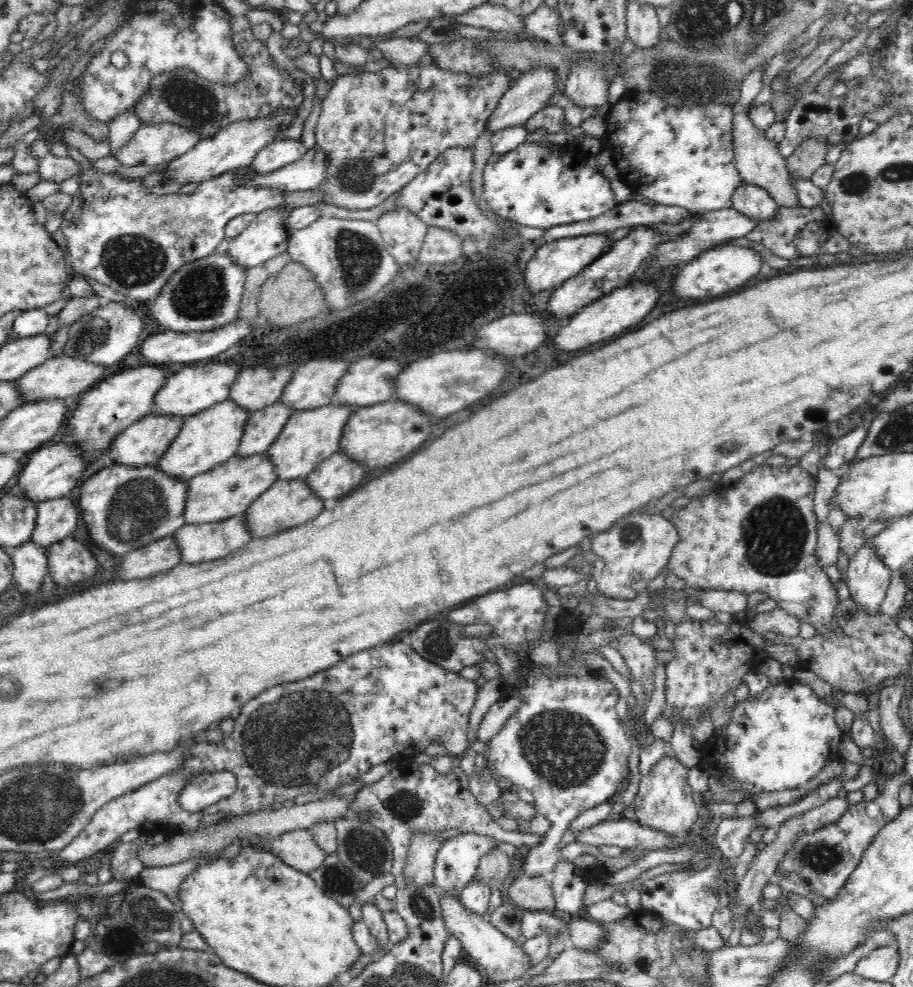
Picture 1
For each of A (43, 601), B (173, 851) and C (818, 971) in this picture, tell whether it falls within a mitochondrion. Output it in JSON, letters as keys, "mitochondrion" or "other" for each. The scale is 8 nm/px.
{"A":"other","B":"other","C":"other"}

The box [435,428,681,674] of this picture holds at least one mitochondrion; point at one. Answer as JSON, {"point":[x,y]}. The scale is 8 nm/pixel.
{"point":[631,536]}

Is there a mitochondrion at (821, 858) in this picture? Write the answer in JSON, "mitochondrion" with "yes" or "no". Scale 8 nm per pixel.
{"mitochondrion":"yes"}

